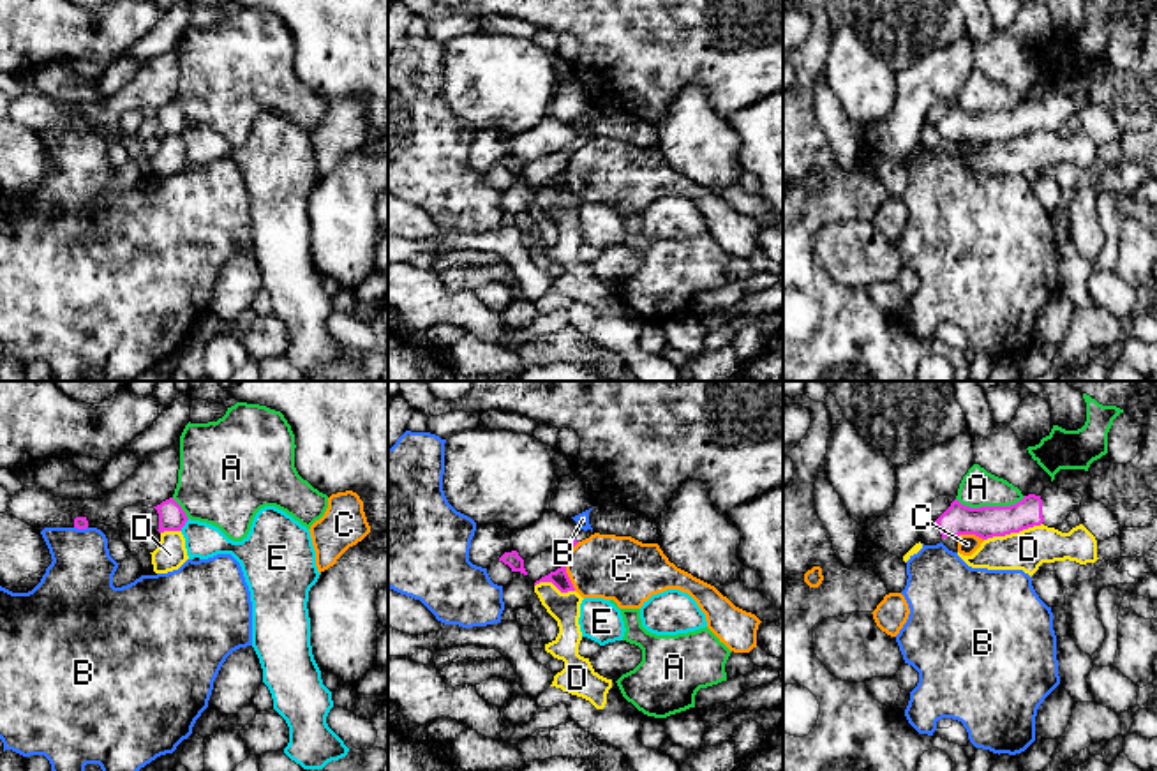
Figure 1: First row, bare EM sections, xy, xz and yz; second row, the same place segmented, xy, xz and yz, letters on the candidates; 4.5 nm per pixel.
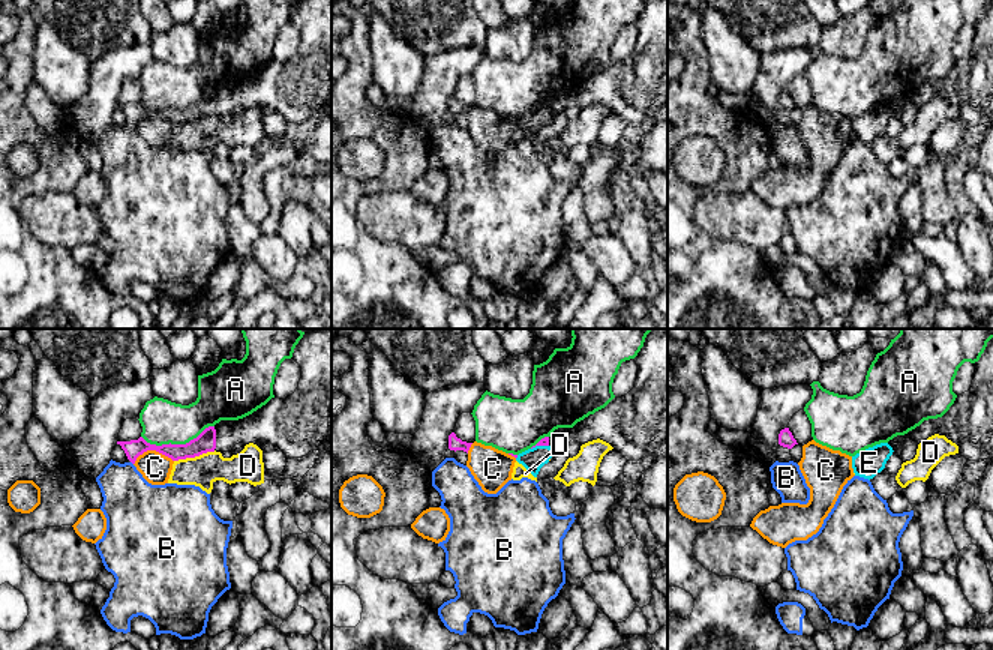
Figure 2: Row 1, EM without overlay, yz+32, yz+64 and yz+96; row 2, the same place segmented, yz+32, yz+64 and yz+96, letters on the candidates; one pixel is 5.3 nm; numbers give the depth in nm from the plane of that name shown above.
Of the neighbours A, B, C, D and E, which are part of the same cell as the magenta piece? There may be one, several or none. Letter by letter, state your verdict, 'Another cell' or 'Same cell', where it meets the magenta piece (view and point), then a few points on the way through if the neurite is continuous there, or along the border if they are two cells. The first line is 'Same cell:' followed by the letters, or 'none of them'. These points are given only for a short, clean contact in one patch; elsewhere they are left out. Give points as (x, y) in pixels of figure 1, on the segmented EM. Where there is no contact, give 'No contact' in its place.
Same cell: none of them
A: Another cell. Touches magenta at yz (990, 507)
B: Another cell. Touches magenta at xy (82, 528)
C: Another cell. Touches magenta at yz (970, 533). Boundary: yz (956, 535), (977, 535), (983, 540)
D: Another cell. Touches magenta at yz (1013, 531)
E: Another cell. Touches magenta at xy (184, 524). Boundary: xy (189, 519), (180, 530)

